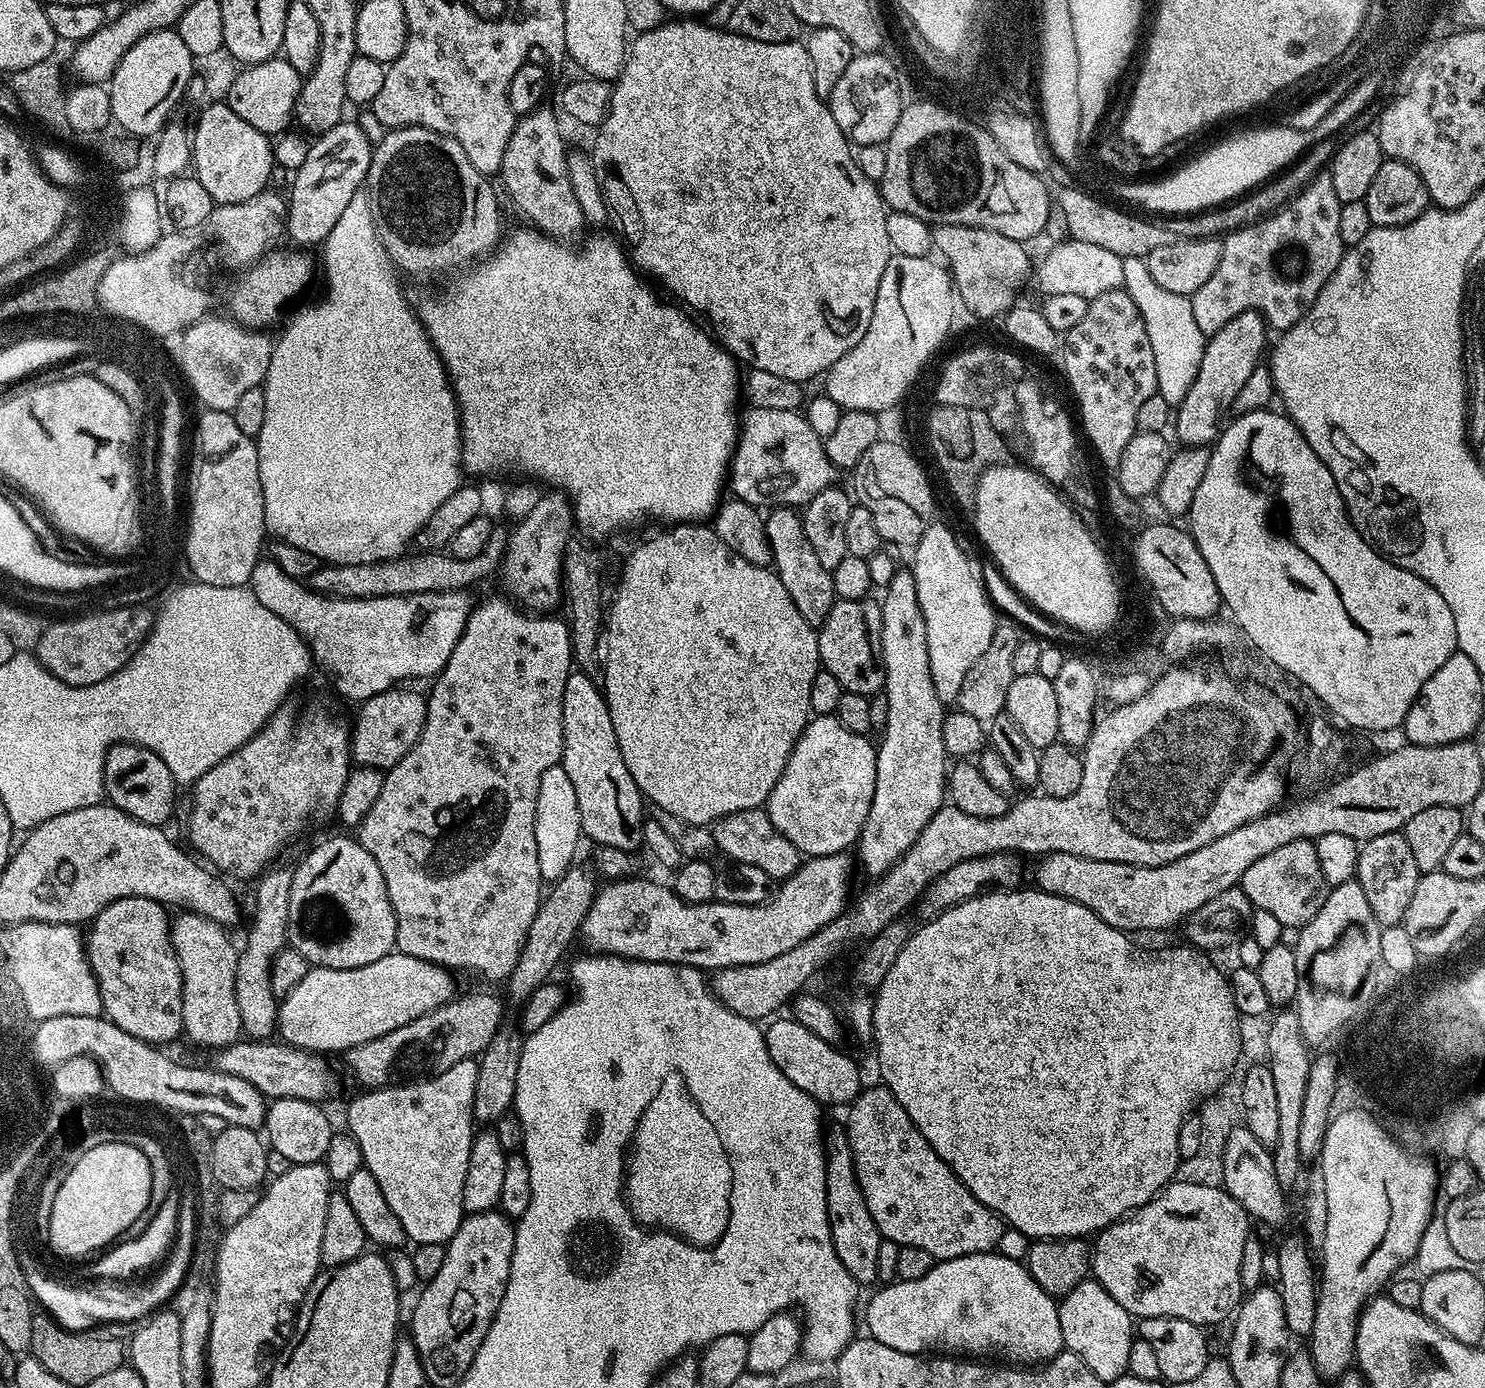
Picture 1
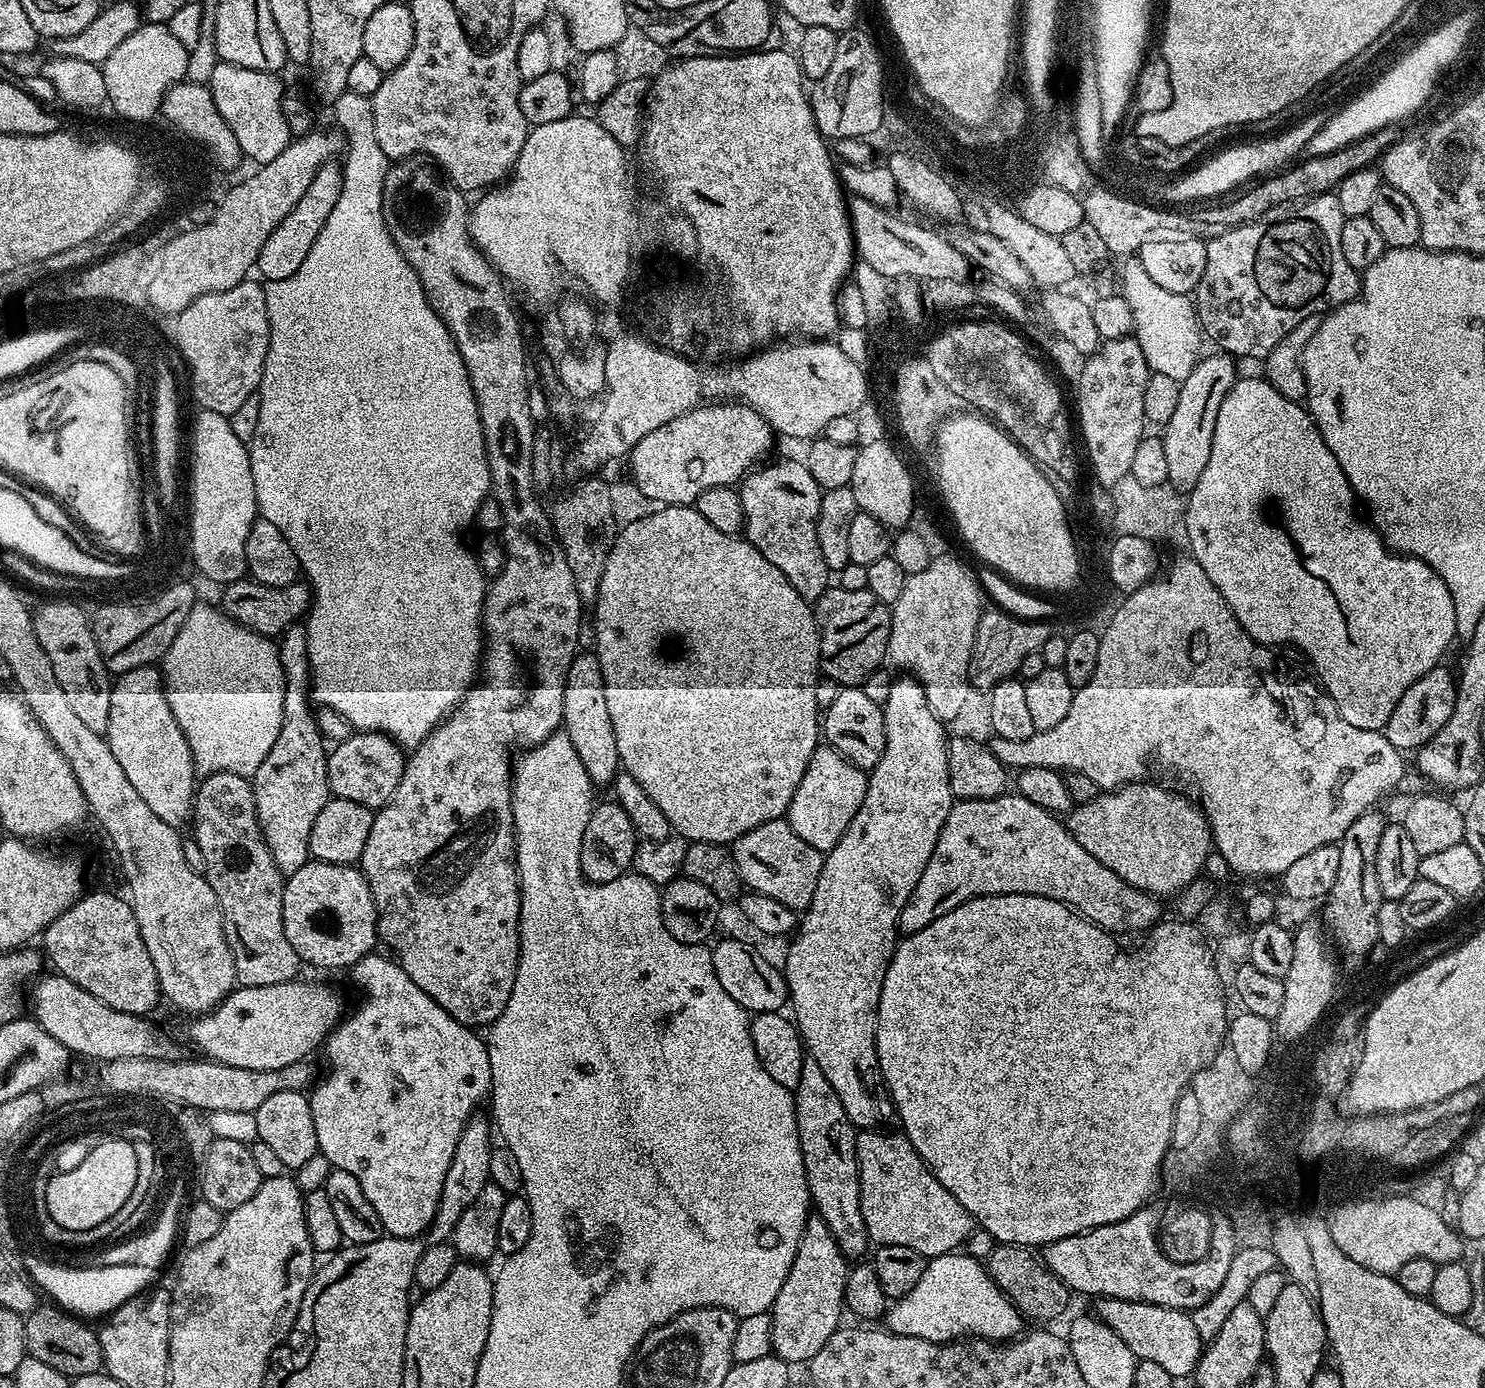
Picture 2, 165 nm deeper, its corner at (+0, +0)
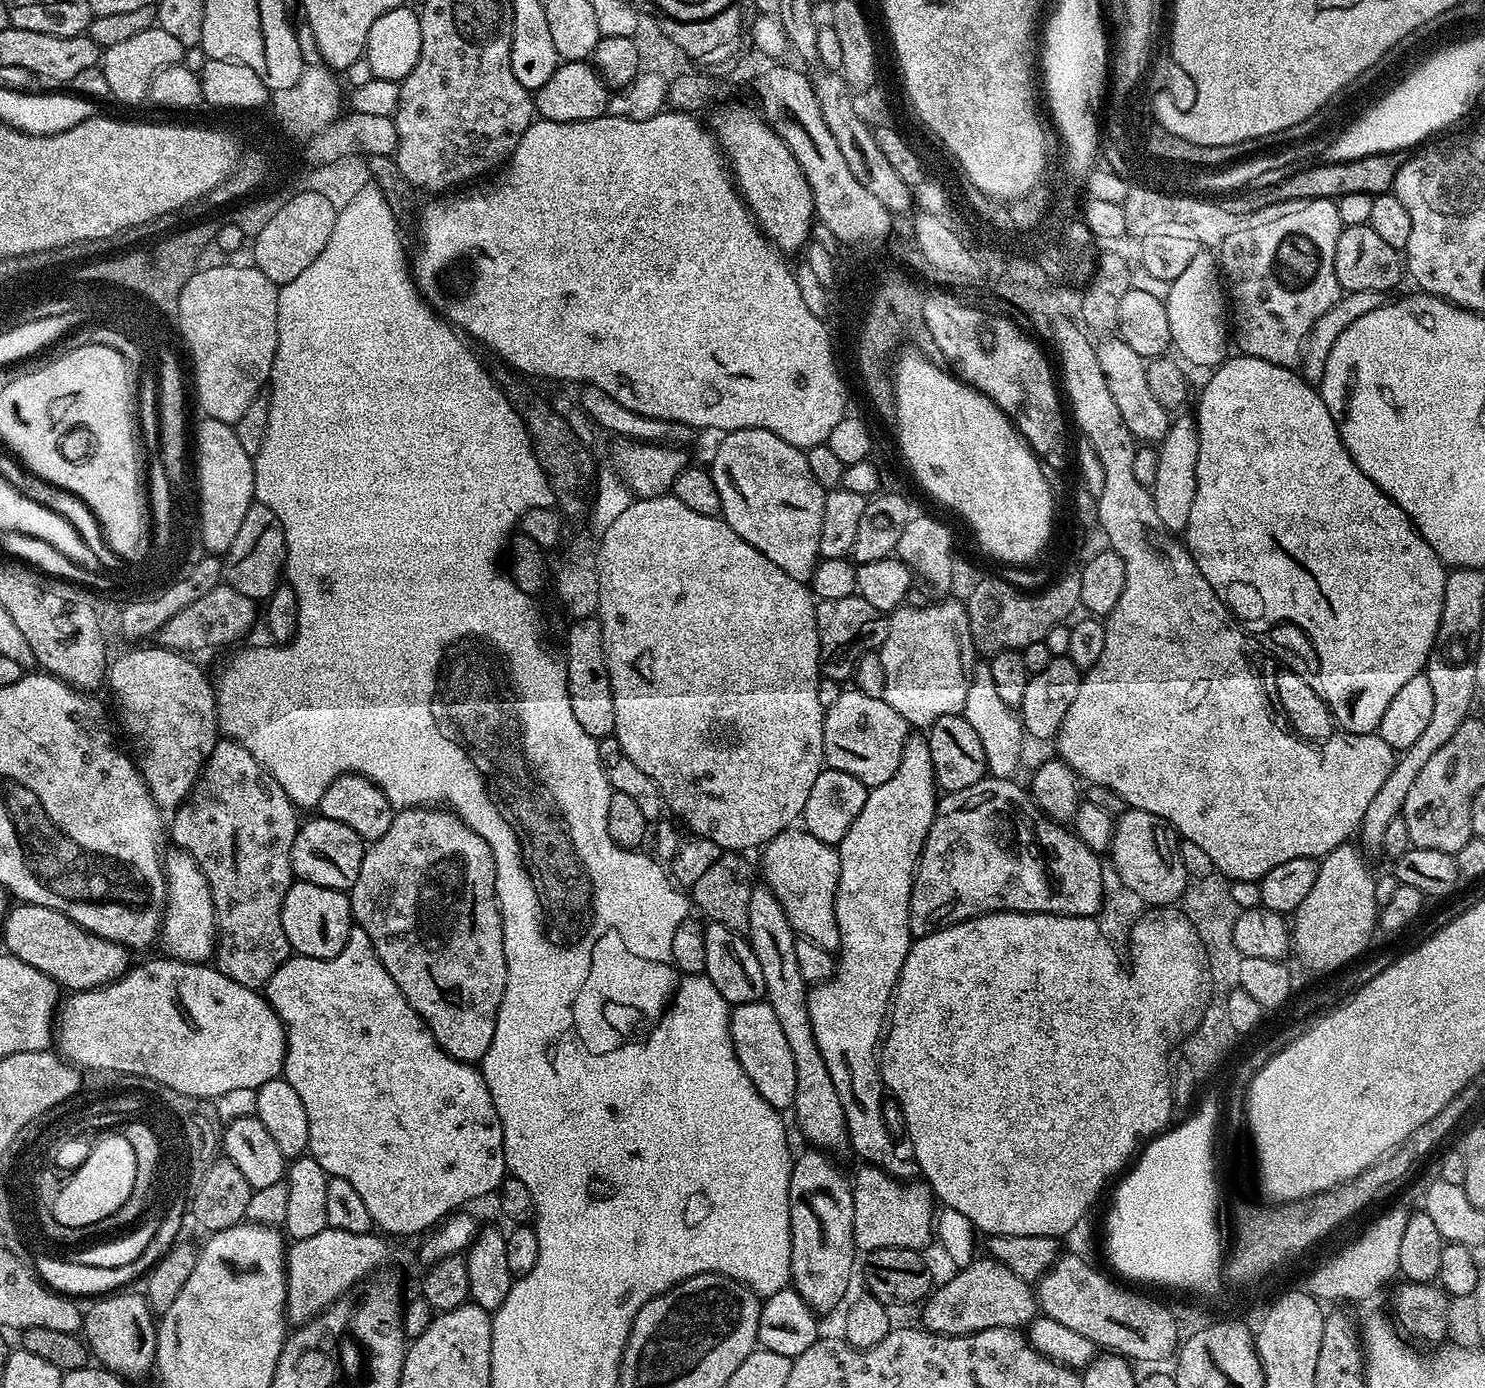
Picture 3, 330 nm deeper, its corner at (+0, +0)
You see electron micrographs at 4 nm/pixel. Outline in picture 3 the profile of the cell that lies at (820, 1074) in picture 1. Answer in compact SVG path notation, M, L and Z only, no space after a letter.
M755 1000L749 1004L735 1005L730 1015L734 1054L742 1070L746 1070L746 1078L754 1082L754 1090L758 1090L758 1094L762 1094L762 1098L766 1098L770 1106L777 1110L791 1109L796 1093L794 1054L790 1054L790 1046L782 1035L782 1026L774 1015L774 1010L764 1000Z

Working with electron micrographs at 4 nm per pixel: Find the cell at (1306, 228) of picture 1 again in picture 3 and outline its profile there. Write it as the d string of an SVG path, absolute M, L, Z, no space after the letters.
M1291 200L1288 204L1276 204L1272 208L1264 208L1255 213L1251 217L1250 223L1246 226L1246 230L1238 230L1235 234L1230 234L1230 238L1226 238L1226 242L1220 245L1218 263L1222 269L1223 279L1230 289L1230 304L1234 309L1234 344L1235 347L1236 344L1240 347L1237 349L1243 355L1262 358L1266 362L1274 362L1283 368L1295 369L1299 365L1302 359L1304 337L1308 335L1308 332L1314 326L1314 322L1318 322L1318 318L1322 318L1322 314L1326 314L1326 310L1330 310L1334 306L1334 302L1338 302L1342 295L1338 274L1334 274L1334 246L1338 246L1341 227L1336 201Z

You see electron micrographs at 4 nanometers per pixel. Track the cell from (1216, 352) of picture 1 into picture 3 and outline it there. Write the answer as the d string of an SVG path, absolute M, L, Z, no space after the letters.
M1191 415L1180 416L1171 421L1167 434L1158 444L1158 474L1154 477L1154 486L1150 489L1154 510L1158 510L1158 518L1163 522L1164 527L1173 534L1180 534L1185 531L1190 522L1190 506L1194 506L1194 494L1198 486L1198 434Z

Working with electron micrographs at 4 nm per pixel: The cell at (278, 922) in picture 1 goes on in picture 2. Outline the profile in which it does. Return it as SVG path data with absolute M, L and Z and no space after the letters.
M303 623L291 624L278 637L280 653L280 669L284 671L284 705L282 706L282 722L278 730L278 738L274 746L270 746L270 754L262 758L262 766L250 777L256 817L262 838L278 866L278 870L291 874L308 863L310 853L310 830L314 830L314 818L318 818L322 806L330 799L328 790L328 758L324 740L320 737L320 728L316 725L316 716L312 713L314 701L310 695L312 687L312 664L308 660L308 630Z

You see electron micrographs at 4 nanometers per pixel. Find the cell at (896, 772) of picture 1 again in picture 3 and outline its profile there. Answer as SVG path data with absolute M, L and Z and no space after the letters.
M909 735L902 750L902 762L898 770L894 770L894 778L869 791L866 806L862 806L862 814L854 818L850 830L846 830L846 838L842 838L838 846L840 877L836 891L836 917L840 946L836 973L831 980L815 985L808 994L814 1038L826 1062L826 1070L830 1070L834 1090L838 1090L838 1098L842 1102L851 1151L856 1151L864 1159L861 1161L865 1165L880 1168L893 1178L915 1177L918 1169L915 1159L904 1160L903 1154L896 1149L896 1140L884 1121L886 1085L880 1078L878 1045L886 1028L886 1017L890 1012L892 993L896 991L902 962L906 962L906 954L914 939L910 930L910 894L916 866L920 863L920 855L924 853L924 839L928 837L936 817L937 803L938 789L934 762L930 762L930 746L923 735Z

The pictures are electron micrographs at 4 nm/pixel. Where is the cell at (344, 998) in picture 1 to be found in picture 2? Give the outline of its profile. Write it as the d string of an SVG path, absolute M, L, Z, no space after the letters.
M304 978L278 982L278 986L237 987L218 1007L195 1017L188 1036L196 1043L197 1053L226 1066L242 1066L242 1070L282 1070L290 1062L308 1060L311 1052L327 1041L333 1028L340 1023L340 996L324 984L307 984Z

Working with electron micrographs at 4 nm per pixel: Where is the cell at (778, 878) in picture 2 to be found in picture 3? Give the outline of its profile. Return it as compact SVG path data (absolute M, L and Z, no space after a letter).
M803 827L787 828L782 834L765 844L763 883L772 891L774 898L782 902L786 918L797 937L818 942L830 953L840 946L840 931L836 917L836 891L840 877L840 853L833 845L818 842L814 834L805 832Z

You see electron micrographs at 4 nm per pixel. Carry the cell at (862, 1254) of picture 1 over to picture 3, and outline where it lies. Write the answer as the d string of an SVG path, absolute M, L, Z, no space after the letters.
M766 886L753 887L746 914L750 917L746 939L754 950L754 958L758 958L758 967L766 982L766 1003L774 1010L774 1015L782 1026L782 1035L790 1046L790 1054L794 1054L796 1093L791 1111L796 1112L796 1124L800 1127L801 1134L812 1143L809 1145L813 1149L825 1154L837 1154L836 1152L849 1147L848 1127L838 1090L834 1090L830 1070L826 1070L826 1062L814 1038L808 1009L810 985L802 978L802 969L798 967L798 957L794 950L798 937L786 918L786 910L782 910L782 902L778 902L778 898L774 898Z

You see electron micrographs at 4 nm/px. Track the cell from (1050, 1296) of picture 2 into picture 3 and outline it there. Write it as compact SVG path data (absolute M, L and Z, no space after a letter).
M975 1258L923 1301L919 1323L937 1336L965 1336L991 1328L1023 1329L1038 1315L1036 1293L1027 1280L991 1258Z

